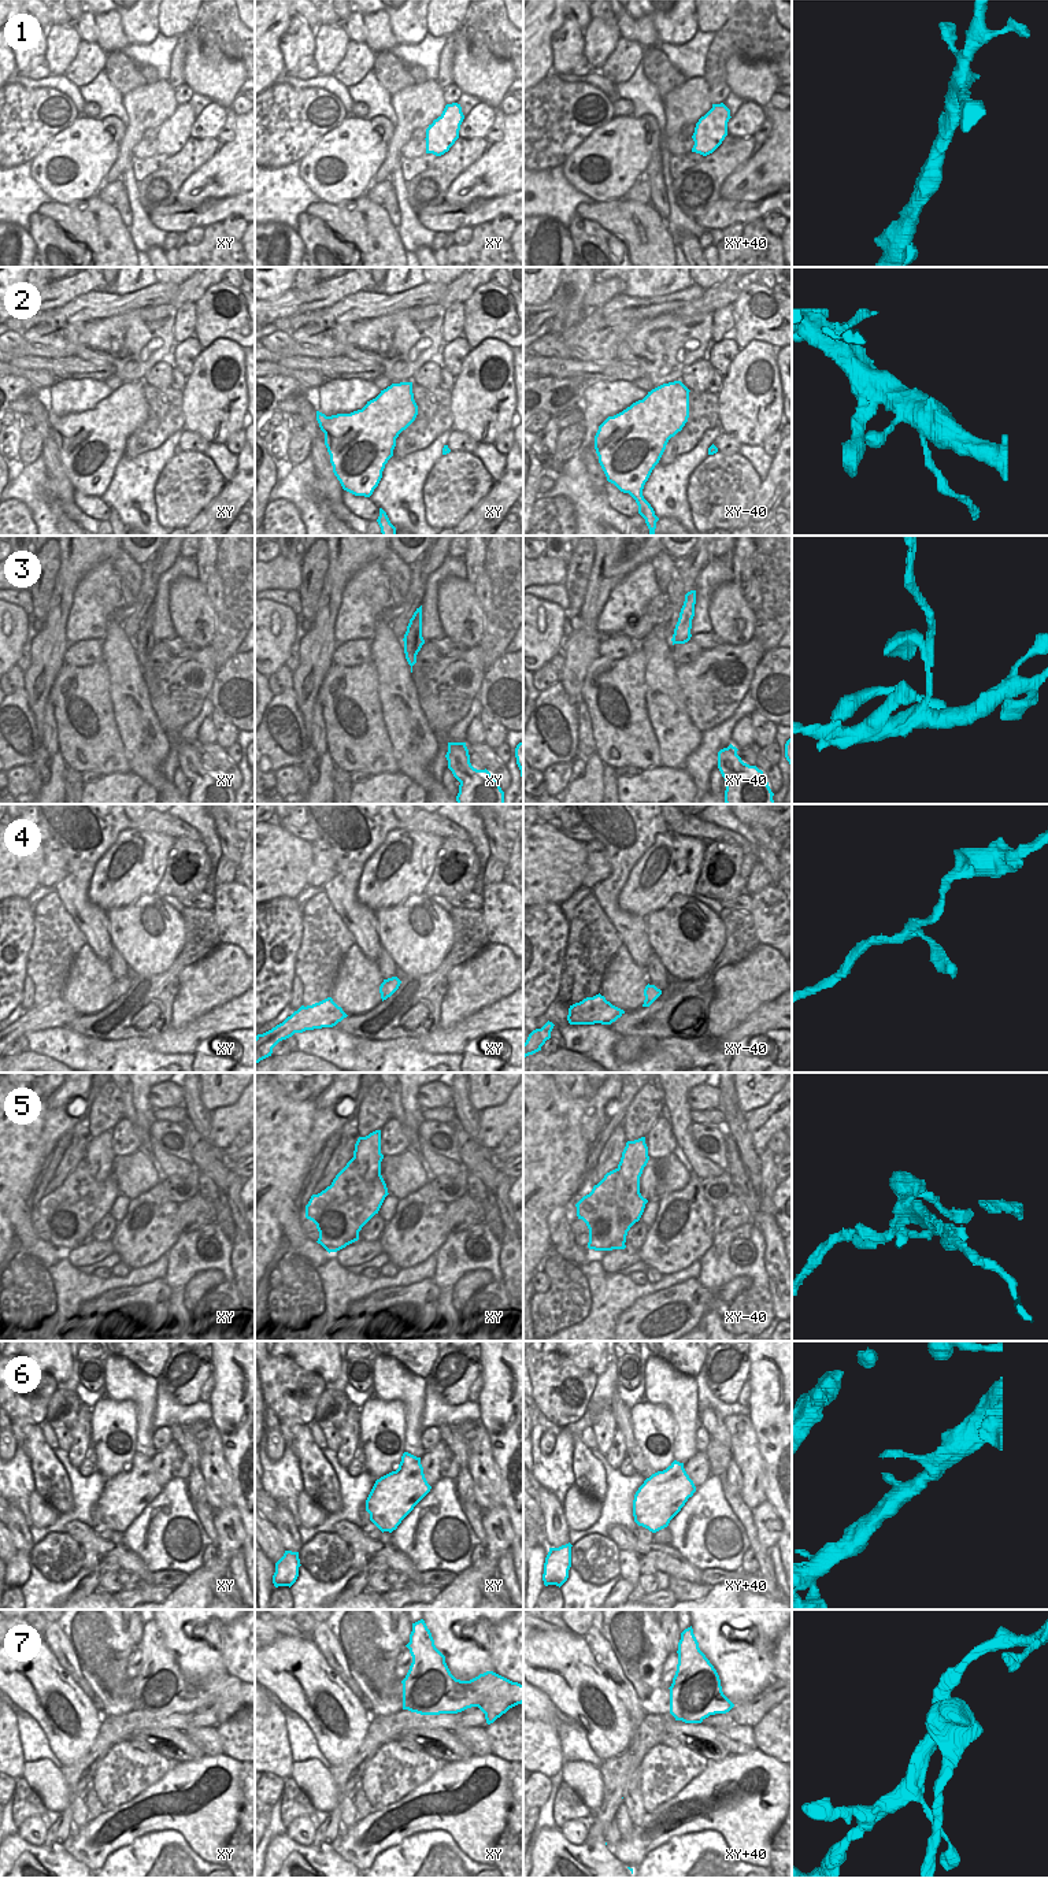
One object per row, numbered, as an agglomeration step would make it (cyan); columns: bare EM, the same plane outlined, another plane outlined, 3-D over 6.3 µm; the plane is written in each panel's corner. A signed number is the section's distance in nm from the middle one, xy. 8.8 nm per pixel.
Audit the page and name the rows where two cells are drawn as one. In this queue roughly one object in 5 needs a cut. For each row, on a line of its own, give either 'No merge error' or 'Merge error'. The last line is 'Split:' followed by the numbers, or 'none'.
1: No merge error
2: Merge error
3: Merge error
4: No merge error
5: Merge error
6: No merge error
7: Merge error
Split: 2, 3, 5, 7

